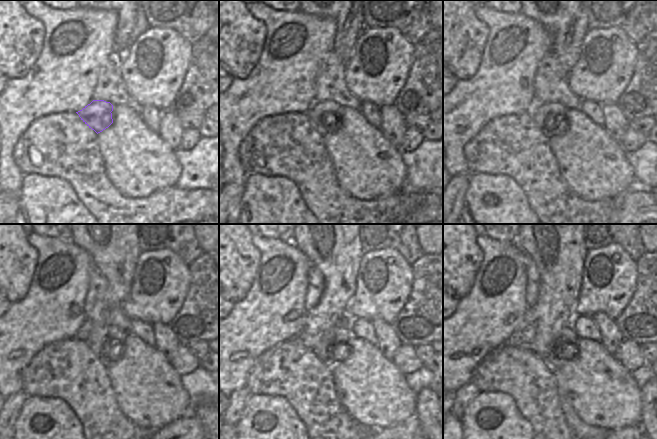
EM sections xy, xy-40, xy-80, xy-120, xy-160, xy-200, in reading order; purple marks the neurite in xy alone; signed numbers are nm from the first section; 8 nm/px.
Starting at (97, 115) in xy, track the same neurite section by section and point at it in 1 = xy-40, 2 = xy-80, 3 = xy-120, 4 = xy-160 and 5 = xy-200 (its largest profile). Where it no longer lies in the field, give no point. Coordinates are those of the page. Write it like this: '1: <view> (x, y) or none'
1: xy-40 (322, 115)
2: xy-80 (555, 111)
3: xy-120 (113, 334)
4: xy-160 (340, 335)
5: xy-200 (566, 349)

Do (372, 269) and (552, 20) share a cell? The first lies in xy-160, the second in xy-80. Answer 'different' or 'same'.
different

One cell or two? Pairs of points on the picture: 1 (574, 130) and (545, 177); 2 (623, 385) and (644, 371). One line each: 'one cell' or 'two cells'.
1: two cells
2: two cells

